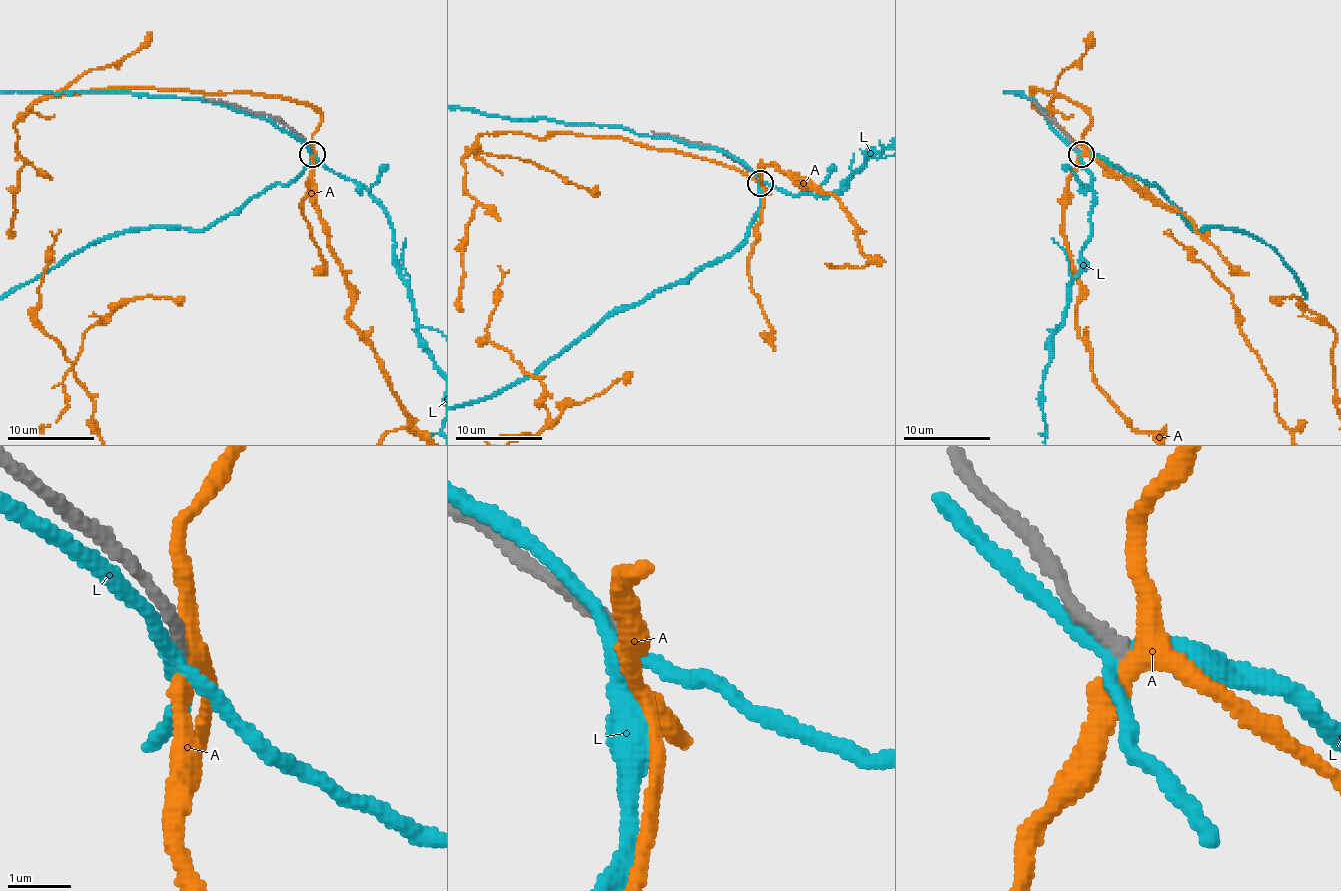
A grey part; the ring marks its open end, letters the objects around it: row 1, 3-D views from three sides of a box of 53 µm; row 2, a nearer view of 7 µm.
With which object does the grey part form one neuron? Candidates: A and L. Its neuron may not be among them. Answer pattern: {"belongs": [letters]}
{"belongs": []}

